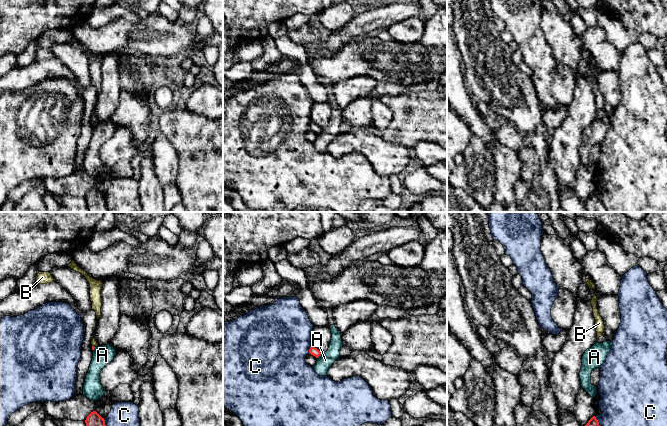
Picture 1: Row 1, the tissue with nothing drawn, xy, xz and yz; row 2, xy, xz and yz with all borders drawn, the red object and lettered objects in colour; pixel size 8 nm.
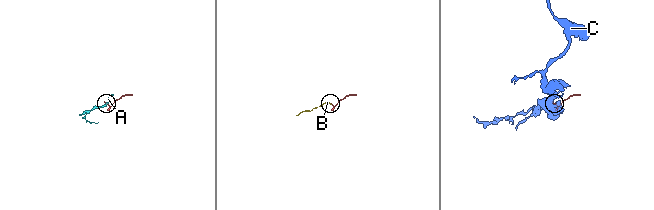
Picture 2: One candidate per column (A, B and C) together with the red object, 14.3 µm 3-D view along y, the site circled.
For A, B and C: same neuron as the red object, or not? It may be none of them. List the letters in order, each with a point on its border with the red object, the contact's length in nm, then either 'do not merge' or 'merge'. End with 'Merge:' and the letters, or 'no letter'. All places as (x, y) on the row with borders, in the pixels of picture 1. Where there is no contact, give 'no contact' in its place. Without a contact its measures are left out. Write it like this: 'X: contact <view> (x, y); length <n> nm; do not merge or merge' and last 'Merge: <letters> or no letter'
A: contact xz (319, 355); length 50 nm; do not merge
B: contact xy (93, 346); length 30 nm; merge
C: contact xz (309, 349); length 60 nm; do not merge
Merge: B

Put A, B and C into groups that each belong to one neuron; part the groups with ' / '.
A / B / C

